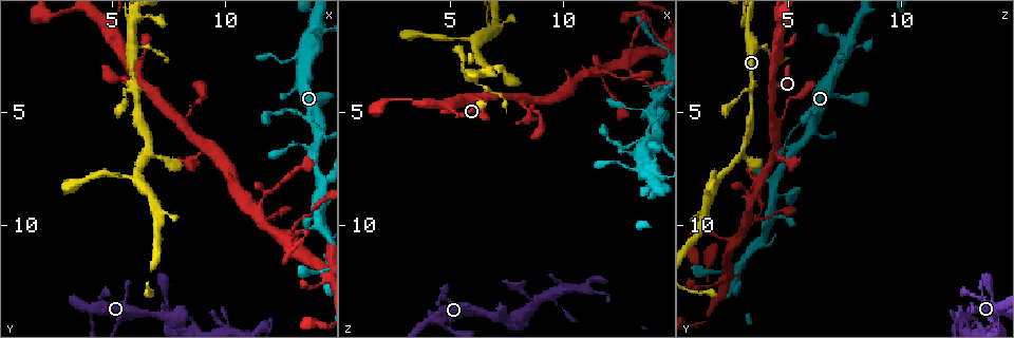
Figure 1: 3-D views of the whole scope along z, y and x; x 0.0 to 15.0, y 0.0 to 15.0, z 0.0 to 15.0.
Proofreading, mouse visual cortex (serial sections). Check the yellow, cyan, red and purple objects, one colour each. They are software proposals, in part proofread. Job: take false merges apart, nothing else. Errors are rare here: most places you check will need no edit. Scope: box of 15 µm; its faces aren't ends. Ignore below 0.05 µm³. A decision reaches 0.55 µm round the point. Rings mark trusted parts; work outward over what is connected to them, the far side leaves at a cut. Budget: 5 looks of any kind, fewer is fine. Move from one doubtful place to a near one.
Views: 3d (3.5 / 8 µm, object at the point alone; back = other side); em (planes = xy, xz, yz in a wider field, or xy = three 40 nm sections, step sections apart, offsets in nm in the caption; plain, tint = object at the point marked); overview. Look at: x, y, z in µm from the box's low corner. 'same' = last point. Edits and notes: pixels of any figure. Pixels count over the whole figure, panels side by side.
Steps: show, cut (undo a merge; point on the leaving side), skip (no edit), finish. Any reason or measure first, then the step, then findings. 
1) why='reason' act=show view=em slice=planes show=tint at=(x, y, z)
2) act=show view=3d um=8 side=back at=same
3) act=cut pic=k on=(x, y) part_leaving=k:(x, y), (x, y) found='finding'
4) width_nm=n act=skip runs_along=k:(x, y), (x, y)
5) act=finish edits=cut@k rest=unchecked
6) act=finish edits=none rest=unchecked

act=show view=3d um=3.5 at=(6.6, 4.2, 4.3)

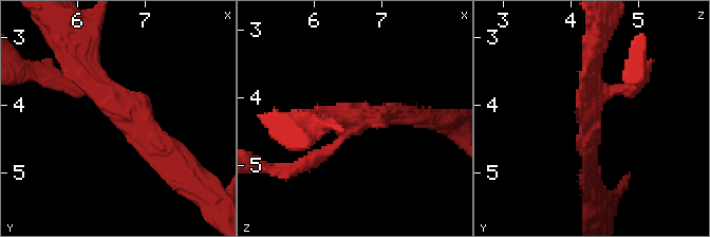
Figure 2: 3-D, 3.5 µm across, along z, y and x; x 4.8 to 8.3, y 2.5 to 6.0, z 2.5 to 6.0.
arms=3 arm_widths_nm=150,250,300 why='now the EM' act=show view=em slice=xy step=1 show=tint at=(6.60, 4.15, 4.30)

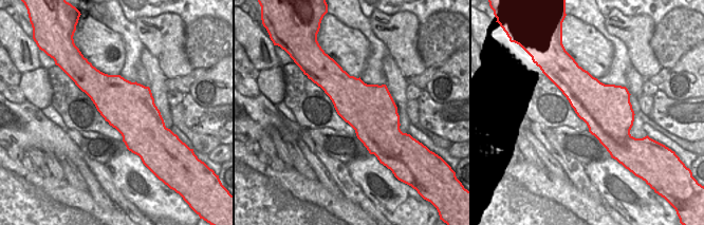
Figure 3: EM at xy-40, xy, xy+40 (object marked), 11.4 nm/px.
act=skip runs_along=2:(79, 89), (108, 92), (176, 164) found='one cell here'

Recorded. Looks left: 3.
why='sudden change in width' act=show view=3d um=8 at=(12.8, 10.7, 2.6)

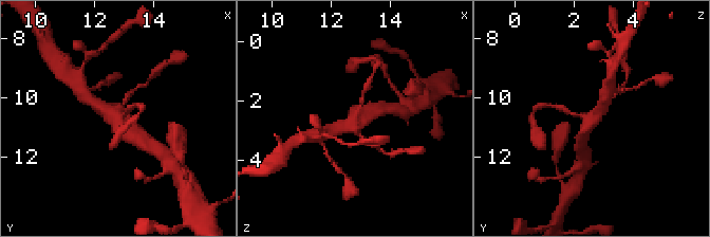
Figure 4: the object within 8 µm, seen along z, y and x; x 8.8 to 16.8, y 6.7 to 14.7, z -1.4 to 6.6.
why='closer look' act=show view=3d um=3.5 side=back at=(12.9, 10.8, 2.6)

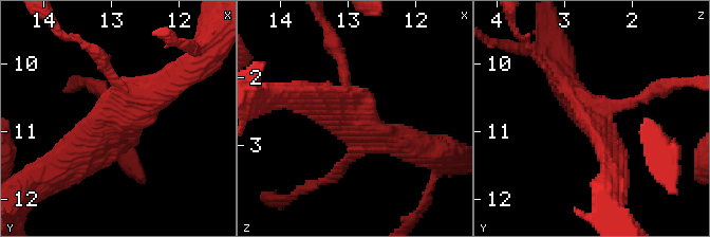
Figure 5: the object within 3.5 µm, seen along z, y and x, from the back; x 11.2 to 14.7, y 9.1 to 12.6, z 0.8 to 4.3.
act=skip found='all the same cell'

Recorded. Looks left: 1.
act=finish edits=none rest=unchecked

